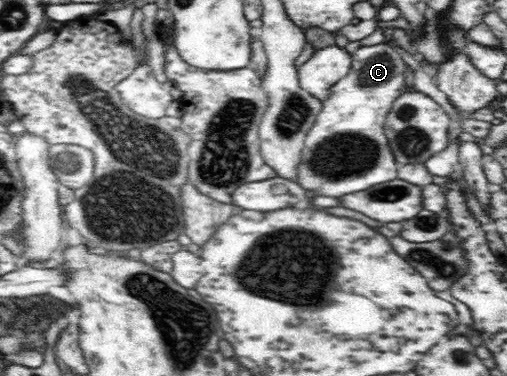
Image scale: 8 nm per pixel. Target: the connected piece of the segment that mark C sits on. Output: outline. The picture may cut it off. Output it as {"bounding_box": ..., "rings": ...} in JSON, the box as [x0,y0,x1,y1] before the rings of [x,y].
{"bounding_box":[295,43,406,200],"rings":[[[386,43],[360,46],[352,53],[352,68],[348,76],[329,88],[328,96],[322,101],[320,112],[307,132],[299,154],[299,164],[295,168],[296,184],[300,188],[310,190],[316,196],[342,200],[346,194],[368,190],[397,178],[400,164],[391,151],[384,128],[394,99],[406,90],[405,66],[400,52]]]}

